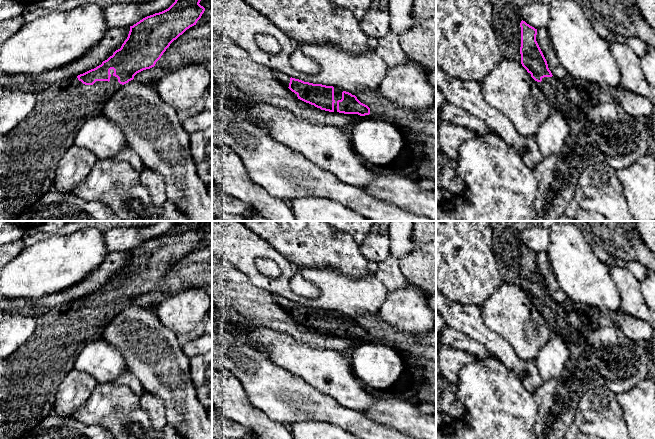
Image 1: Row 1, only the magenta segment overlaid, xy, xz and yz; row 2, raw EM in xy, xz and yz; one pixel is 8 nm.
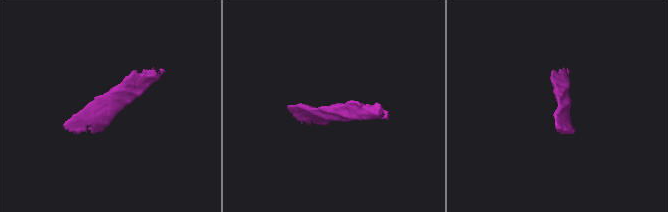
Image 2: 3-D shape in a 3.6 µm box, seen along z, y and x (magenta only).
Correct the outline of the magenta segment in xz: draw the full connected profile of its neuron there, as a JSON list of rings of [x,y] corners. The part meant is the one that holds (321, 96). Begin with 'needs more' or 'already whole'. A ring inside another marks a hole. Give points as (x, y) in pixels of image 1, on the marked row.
needs more | [[[276,72],[275,78],[288,87],[295,96],[321,110],[344,114],[370,114],[370,108],[355,95],[333,86],[313,84]]]

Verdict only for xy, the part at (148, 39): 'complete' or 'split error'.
split error

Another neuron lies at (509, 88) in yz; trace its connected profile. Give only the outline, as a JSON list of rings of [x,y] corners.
[[[503,58],[481,83],[484,100],[506,116],[517,132],[534,137],[552,106],[527,70]]]

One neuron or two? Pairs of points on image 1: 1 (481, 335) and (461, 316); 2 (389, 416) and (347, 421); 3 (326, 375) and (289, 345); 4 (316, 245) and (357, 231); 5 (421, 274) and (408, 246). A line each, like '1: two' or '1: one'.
1: one
2: two
3: one
4: two
5: two

